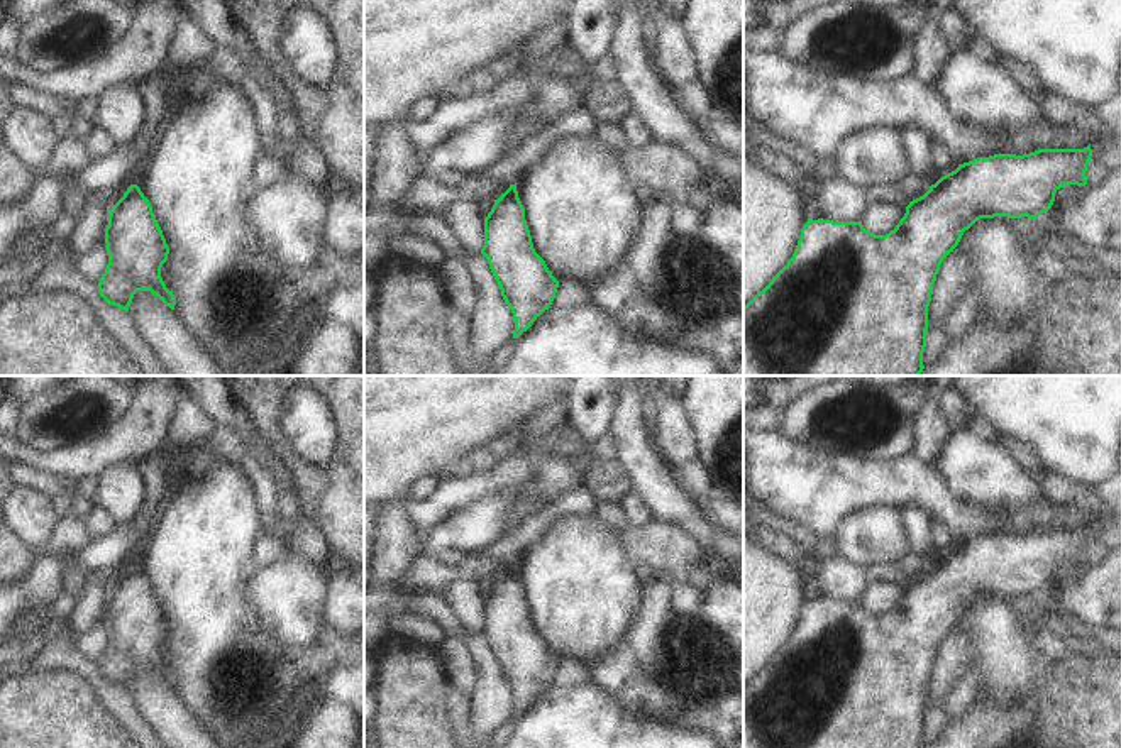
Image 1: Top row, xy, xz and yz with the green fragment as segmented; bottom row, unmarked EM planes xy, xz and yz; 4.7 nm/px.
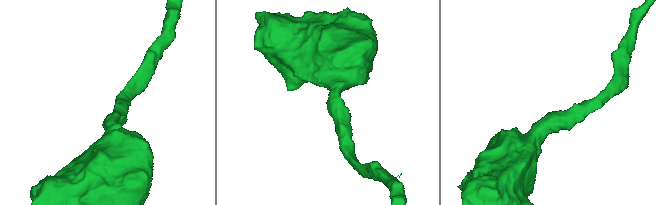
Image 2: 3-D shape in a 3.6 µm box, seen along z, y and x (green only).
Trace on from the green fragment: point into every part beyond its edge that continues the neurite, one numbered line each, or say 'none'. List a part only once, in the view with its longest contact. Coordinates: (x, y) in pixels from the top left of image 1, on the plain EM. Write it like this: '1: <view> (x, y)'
none

